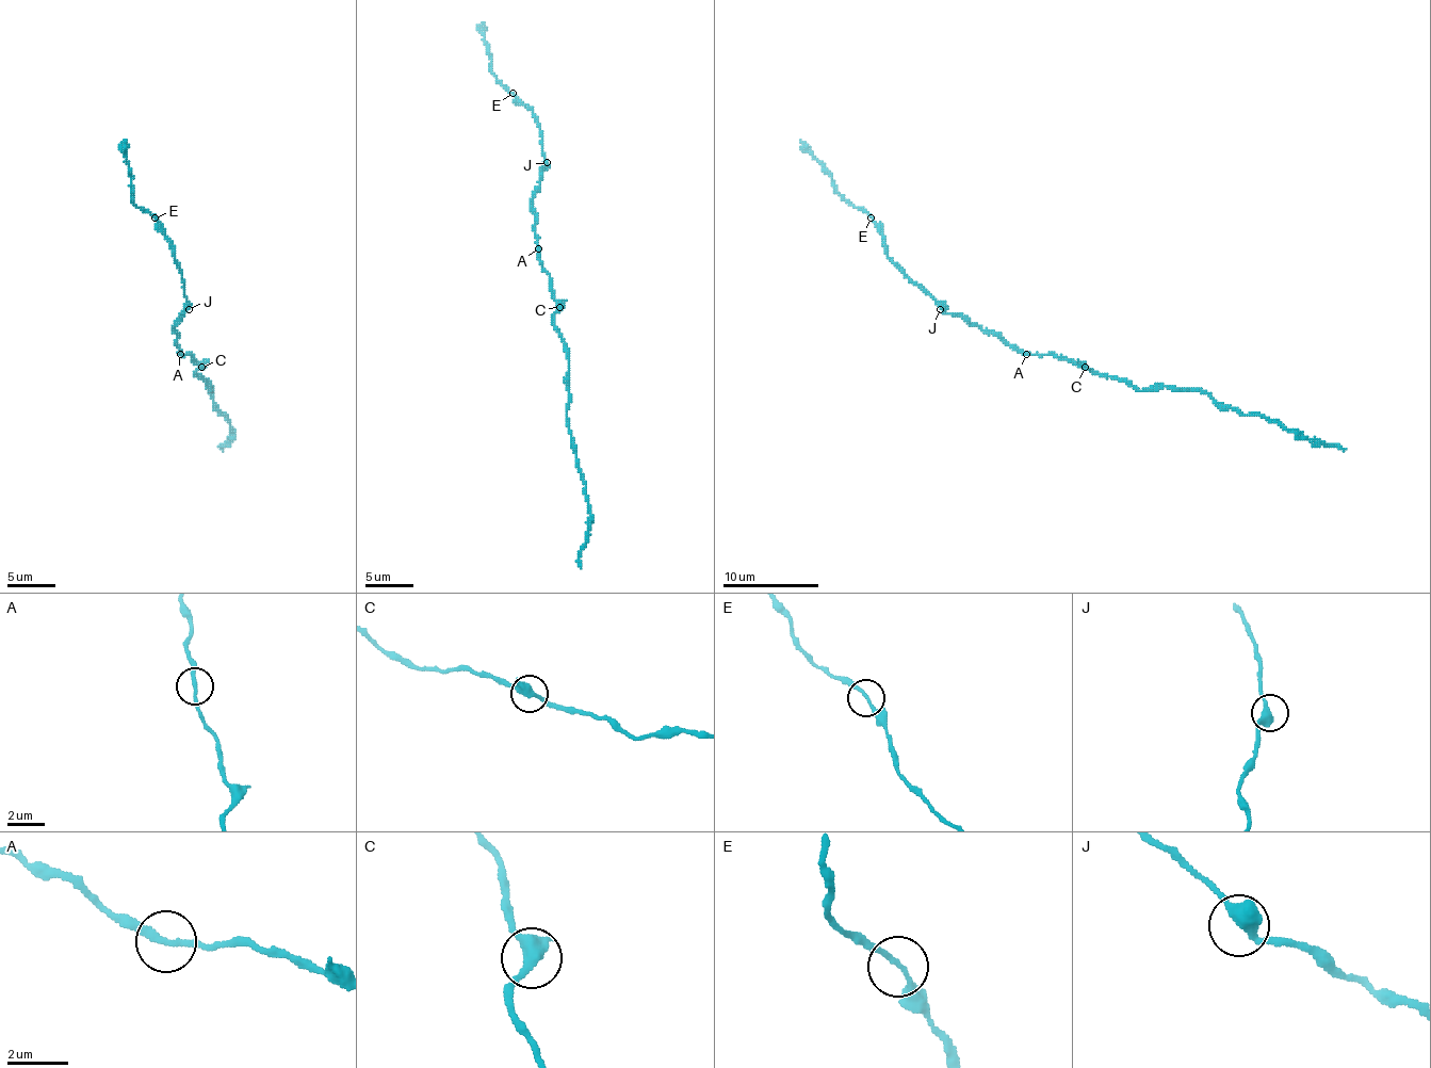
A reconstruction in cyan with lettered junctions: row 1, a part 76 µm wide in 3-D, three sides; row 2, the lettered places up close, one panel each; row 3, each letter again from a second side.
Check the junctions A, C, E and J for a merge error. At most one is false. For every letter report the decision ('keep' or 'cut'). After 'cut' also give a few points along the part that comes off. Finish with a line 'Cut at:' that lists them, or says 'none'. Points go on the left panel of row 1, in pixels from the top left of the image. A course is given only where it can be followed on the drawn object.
A: keep
C: keep
E: keep
J: keep
Cut at: none

